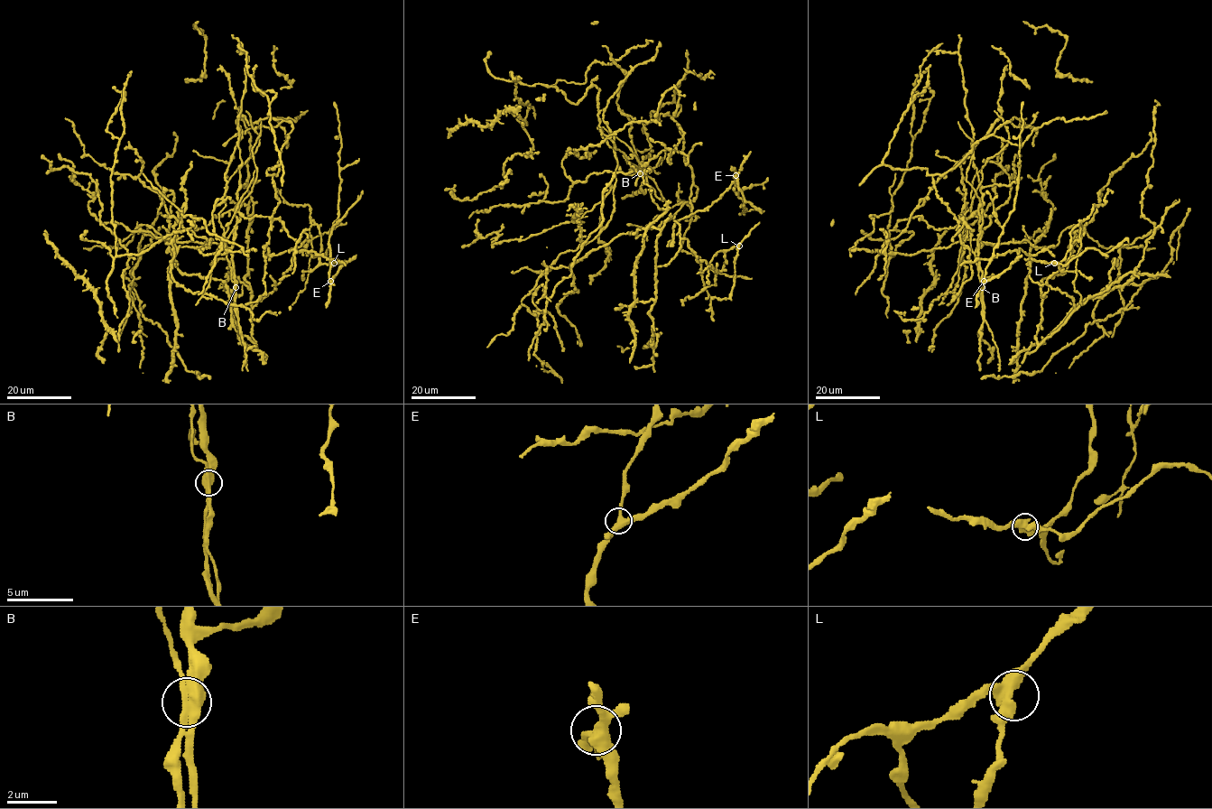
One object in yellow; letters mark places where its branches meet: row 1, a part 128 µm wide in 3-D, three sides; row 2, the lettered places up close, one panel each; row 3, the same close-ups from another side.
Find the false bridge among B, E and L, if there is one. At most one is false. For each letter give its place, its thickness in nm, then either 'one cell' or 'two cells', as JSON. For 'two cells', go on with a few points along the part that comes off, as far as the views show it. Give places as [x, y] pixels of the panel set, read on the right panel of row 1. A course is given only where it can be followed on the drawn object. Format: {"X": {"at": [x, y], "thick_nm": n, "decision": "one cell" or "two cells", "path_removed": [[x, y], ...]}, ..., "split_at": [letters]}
{"B": {"at": [982, 287], "thick_nm": 440, "decision": "two cells", "path_removed": [[981, 287], [965, 213], [972, 206], [974, 177], [1007, 144], [1008, 131], [994, 111]]}, "E": {"at": [984, 281], "thick_nm": 400, "decision": "one cell"}, "L": {"at": [1054, 263], "thick_nm": 420, "decision": "one cell"}, "split_at": ["B"]}

